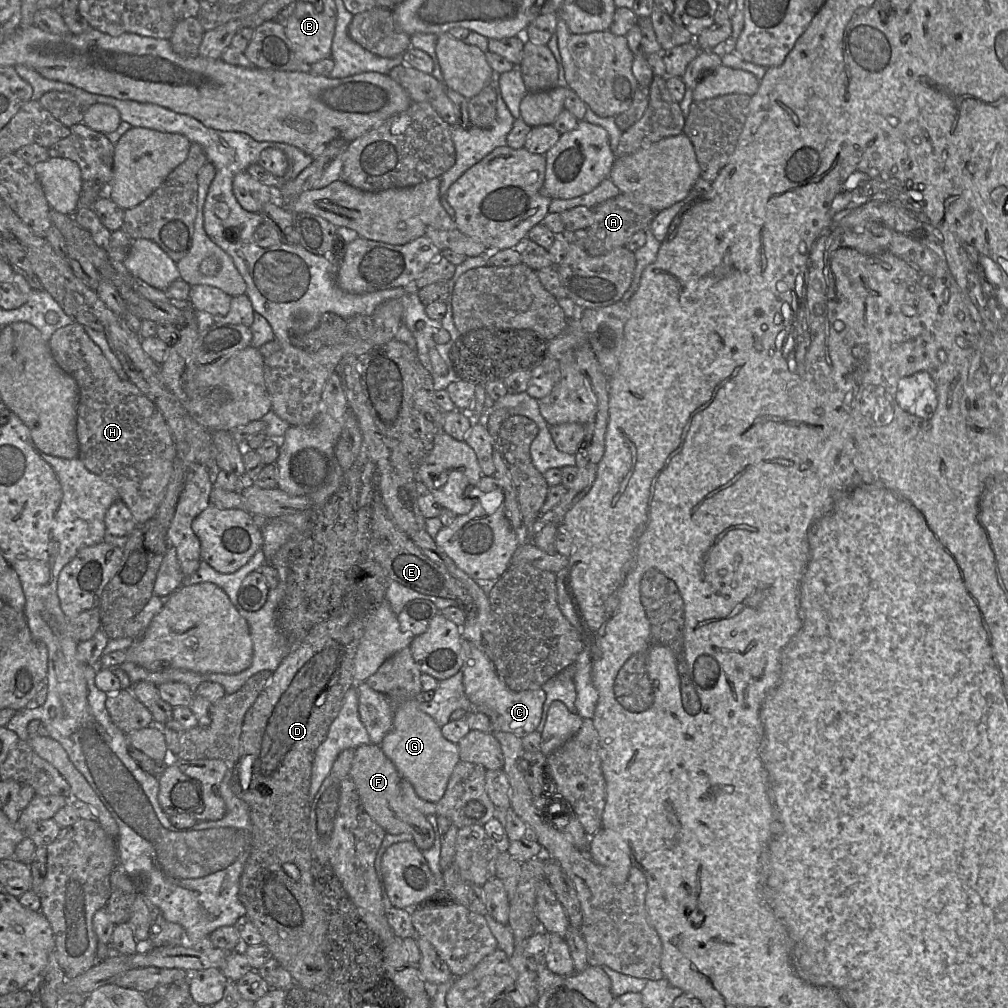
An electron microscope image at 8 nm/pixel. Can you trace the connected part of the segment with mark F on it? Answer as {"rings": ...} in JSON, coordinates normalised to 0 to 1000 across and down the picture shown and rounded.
{"rings":[[[366,737],[352,743],[348,771],[363,806],[383,826],[408,827],[418,843],[430,839],[433,827],[428,816],[423,809],[403,796],[398,783],[399,770],[377,739]]]}

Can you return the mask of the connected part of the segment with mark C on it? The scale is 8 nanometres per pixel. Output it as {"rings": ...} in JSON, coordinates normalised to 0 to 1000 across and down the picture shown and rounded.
{"rings":[[[458,632],[459,680],[462,690],[472,702],[488,705],[489,723],[519,732],[531,725],[537,715],[542,688],[538,683],[508,686],[495,673],[489,656],[470,639]]]}

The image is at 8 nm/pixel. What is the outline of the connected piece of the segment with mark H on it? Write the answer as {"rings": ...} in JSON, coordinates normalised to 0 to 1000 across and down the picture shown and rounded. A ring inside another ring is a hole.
{"rings":[[[73,318],[57,326],[49,338],[51,351],[57,362],[73,375],[78,385],[75,431],[78,438],[78,454],[84,463],[115,484],[120,496],[130,507],[137,523],[151,515],[173,469],[177,454],[175,440],[164,415],[157,404],[128,377],[120,377],[110,361],[84,329],[84,324]]]}

